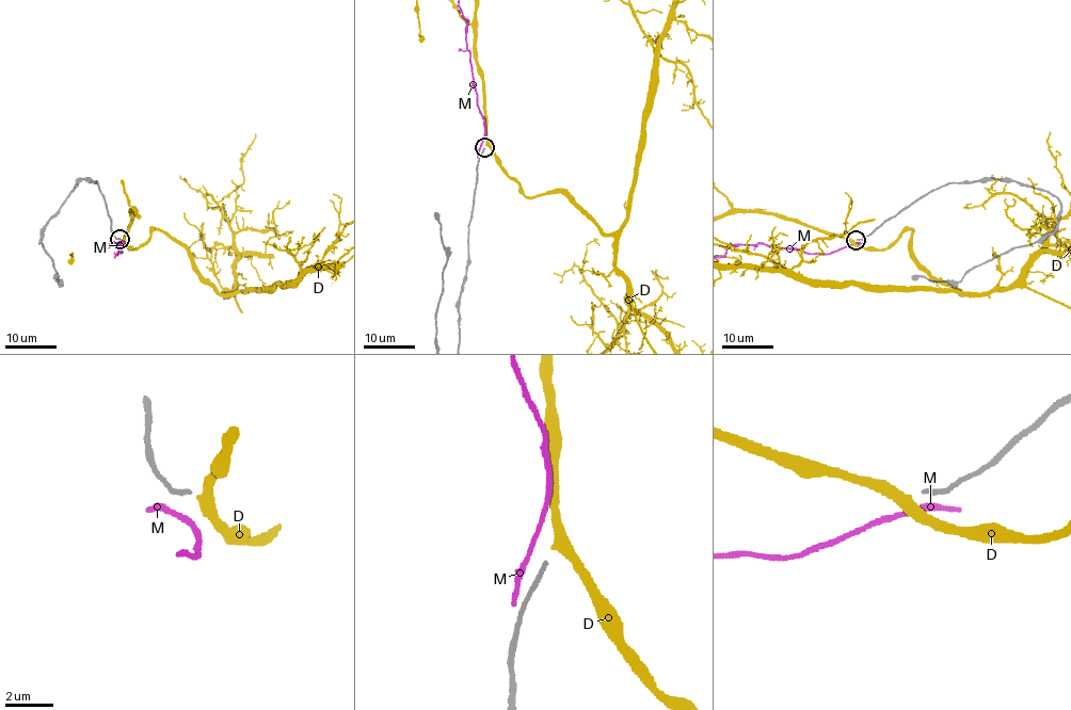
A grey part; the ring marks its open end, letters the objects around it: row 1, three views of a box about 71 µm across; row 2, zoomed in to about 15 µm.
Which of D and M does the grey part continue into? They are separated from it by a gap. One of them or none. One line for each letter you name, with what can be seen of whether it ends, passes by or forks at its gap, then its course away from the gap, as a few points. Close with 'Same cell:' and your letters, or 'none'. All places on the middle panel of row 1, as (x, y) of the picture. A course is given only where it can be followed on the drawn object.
D: it passes by
Same cell: D

